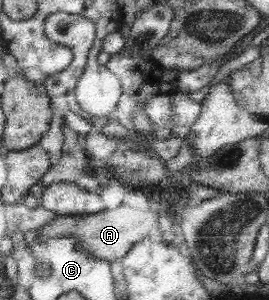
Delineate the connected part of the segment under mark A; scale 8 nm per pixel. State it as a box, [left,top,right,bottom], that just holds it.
[36,205,158,263]

